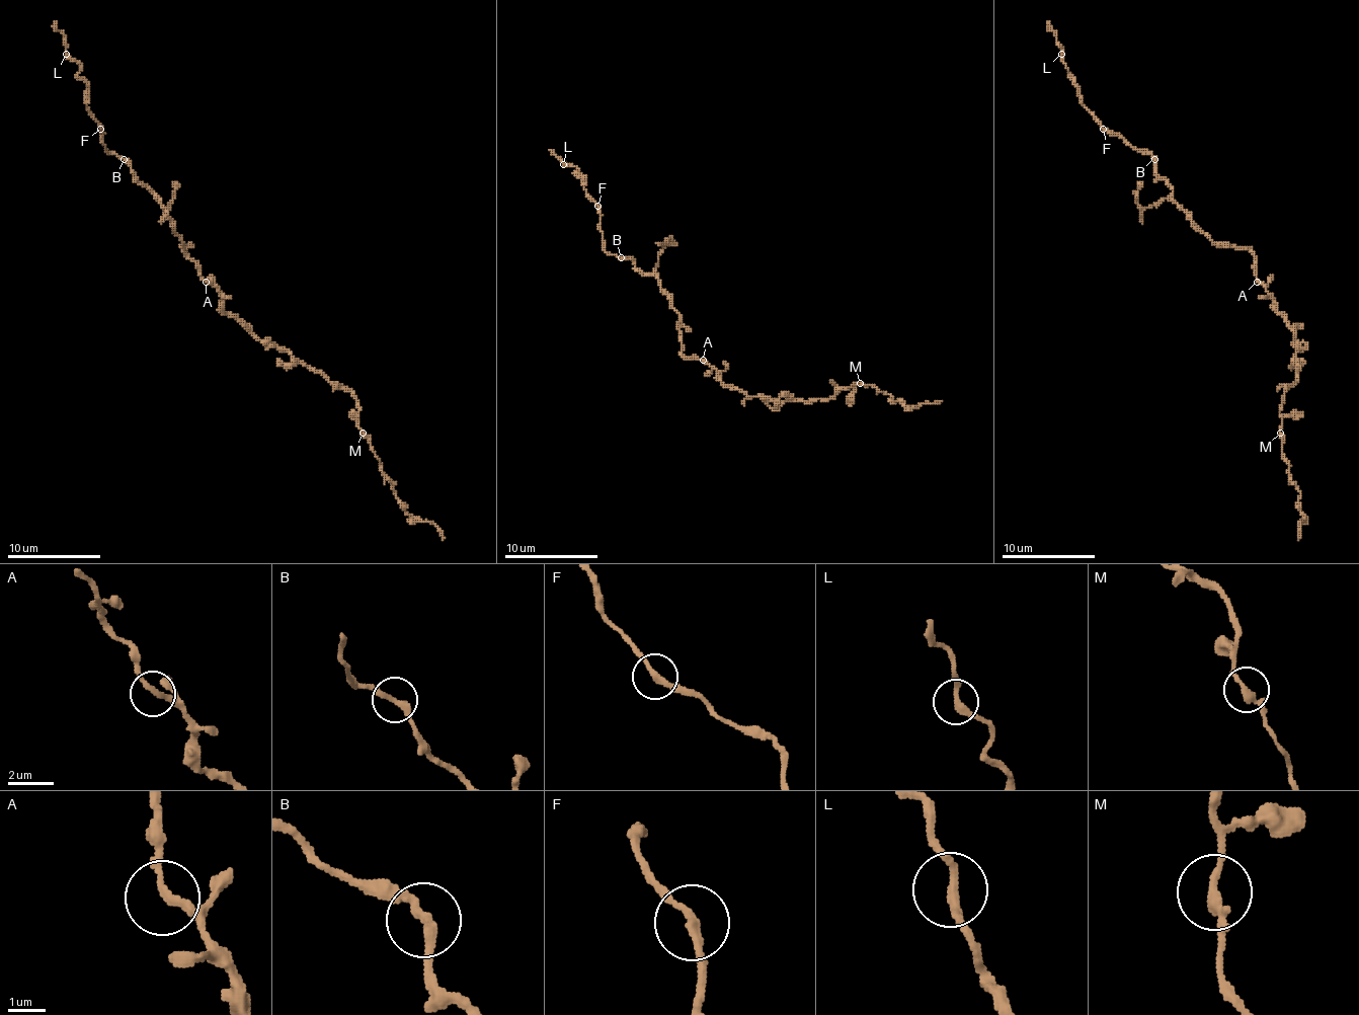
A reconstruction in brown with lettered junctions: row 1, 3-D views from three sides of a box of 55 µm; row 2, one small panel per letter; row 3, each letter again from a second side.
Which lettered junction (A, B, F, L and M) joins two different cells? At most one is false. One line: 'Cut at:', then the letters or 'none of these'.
Cut at: none of these

